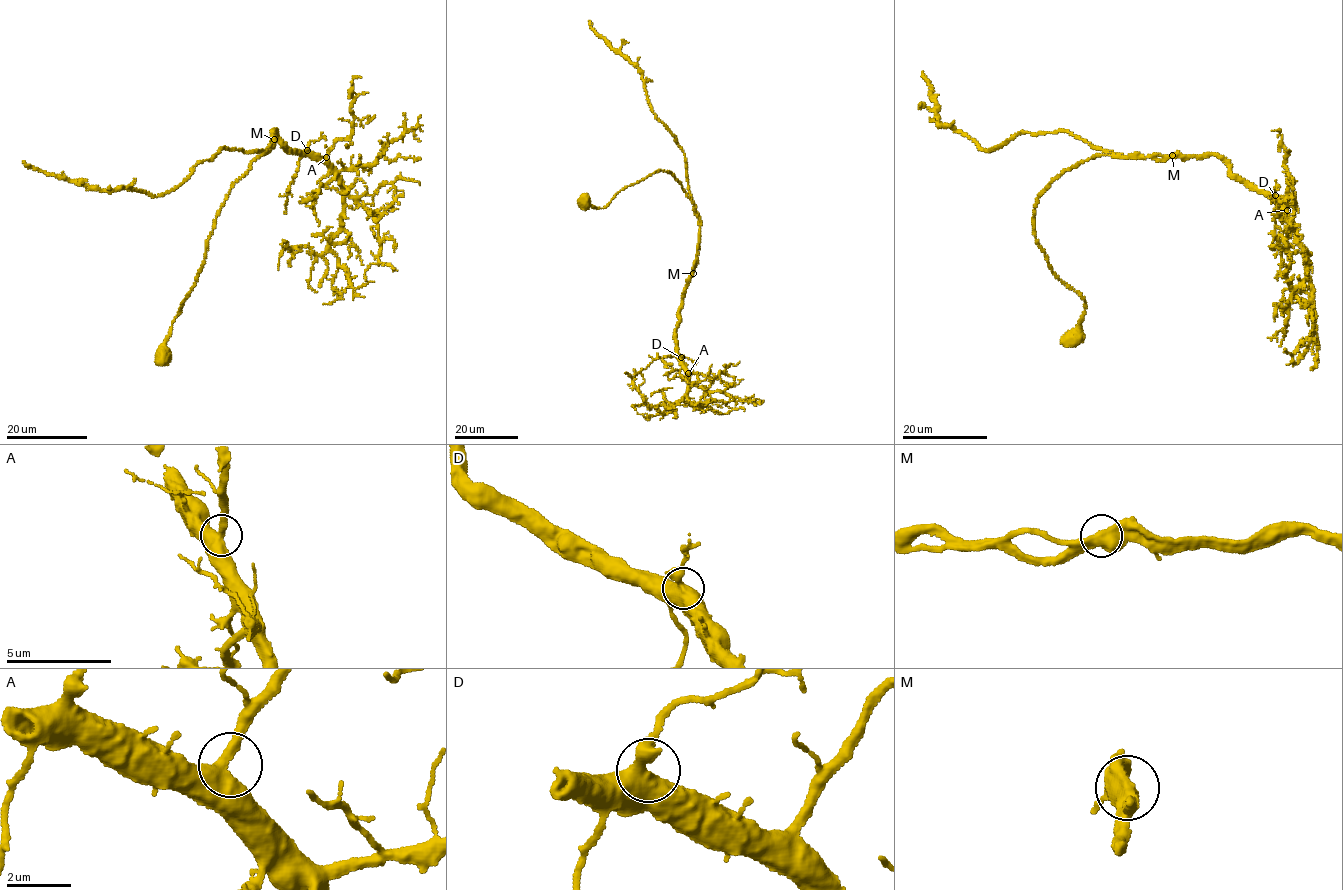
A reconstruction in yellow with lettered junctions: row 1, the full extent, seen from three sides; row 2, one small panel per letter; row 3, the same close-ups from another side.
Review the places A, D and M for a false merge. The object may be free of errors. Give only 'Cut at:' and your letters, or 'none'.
Cut at: none

